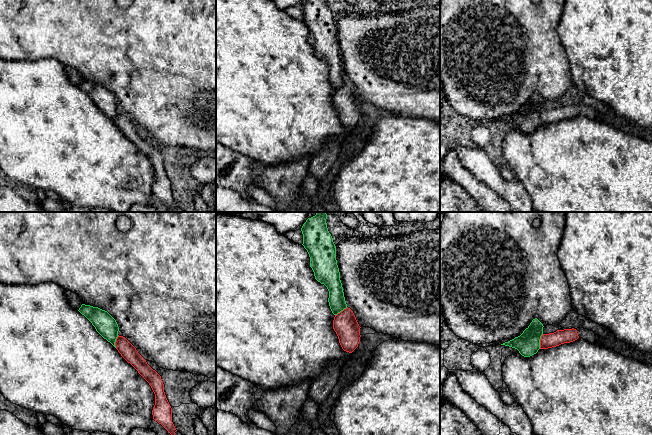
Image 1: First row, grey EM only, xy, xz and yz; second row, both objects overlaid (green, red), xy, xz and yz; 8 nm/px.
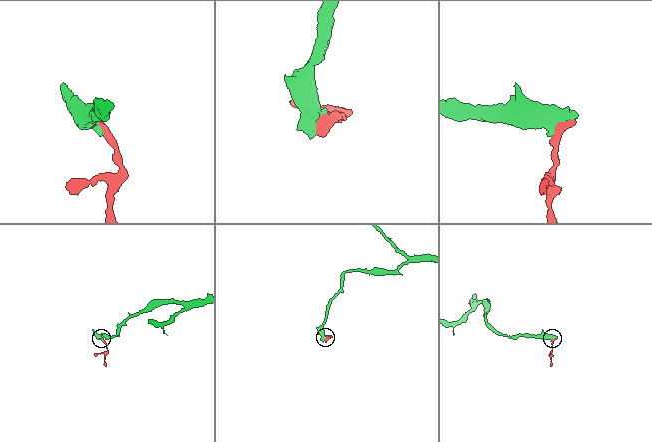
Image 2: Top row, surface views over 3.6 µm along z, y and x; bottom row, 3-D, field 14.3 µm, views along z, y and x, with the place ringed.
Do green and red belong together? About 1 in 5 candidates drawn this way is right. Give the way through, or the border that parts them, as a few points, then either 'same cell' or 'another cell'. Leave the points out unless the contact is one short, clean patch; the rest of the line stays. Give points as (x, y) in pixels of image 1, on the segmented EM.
border yz (543, 334), (540, 339), (539, 348); another cell

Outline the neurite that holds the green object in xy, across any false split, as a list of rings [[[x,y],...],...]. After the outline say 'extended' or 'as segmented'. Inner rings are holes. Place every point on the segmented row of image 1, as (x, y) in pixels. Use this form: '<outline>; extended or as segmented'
[[[82,304],[78,310],[95,327],[96,331],[115,348],[119,327],[116,320],[105,310]]]; as segmented

